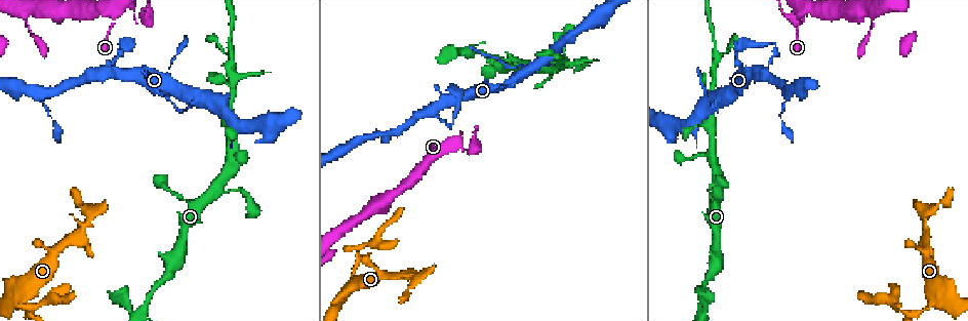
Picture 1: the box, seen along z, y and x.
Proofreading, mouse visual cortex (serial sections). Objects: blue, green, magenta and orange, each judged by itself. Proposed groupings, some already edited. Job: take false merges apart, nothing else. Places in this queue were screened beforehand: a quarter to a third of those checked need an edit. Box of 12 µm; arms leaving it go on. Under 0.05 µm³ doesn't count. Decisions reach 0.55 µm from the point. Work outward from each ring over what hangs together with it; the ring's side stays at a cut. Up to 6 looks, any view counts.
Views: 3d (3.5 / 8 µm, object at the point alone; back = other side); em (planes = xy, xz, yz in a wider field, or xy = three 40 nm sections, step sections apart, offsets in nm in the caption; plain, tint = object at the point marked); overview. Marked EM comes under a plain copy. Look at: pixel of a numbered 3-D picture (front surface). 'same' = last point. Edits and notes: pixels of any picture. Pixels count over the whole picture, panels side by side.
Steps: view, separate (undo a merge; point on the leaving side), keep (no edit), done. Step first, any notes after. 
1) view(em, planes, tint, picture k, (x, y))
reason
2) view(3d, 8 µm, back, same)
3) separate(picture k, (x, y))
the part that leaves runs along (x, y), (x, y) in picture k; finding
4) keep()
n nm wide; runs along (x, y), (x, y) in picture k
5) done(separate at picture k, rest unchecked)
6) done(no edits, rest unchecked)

view(3d, 8 µm, back, picture 1, (111, 24))
abrupt turn

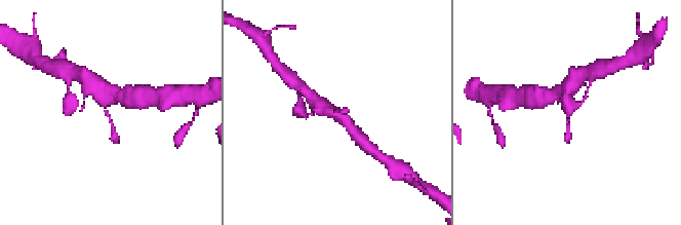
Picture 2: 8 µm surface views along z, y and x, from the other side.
view(3d, 3.5 µm, picture 2, (333, 112))
closer look

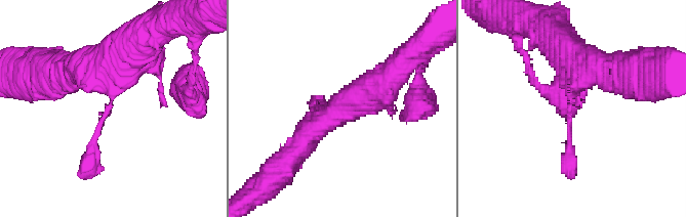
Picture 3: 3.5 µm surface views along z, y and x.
view(em, planes, tint, picture 3, (569, 99))
now the EM

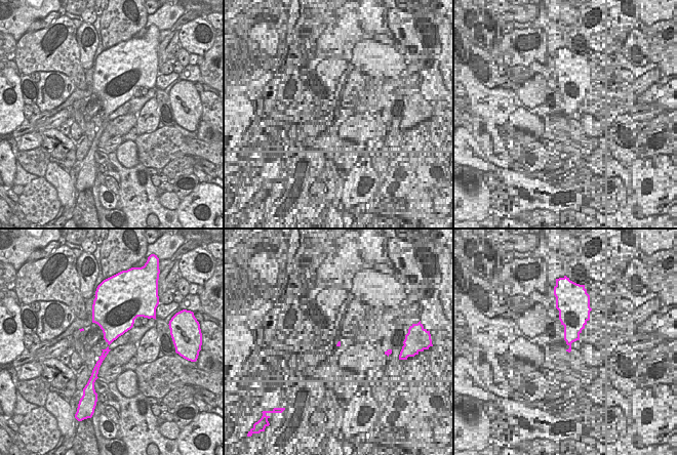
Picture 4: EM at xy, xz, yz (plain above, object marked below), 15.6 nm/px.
keep()
runs along (568, 163), (570, 90), (605, 72) in picture 3; continuous, no second cell

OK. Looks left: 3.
view(3d, 3.5 µm, picture 1, (377, 134))
calibre changes

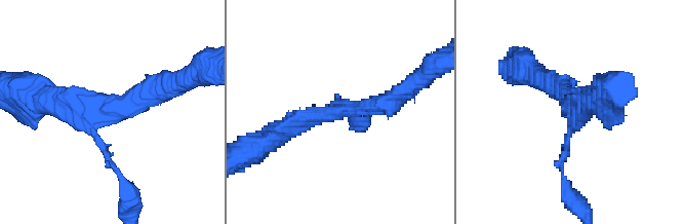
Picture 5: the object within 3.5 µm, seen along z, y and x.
view(em, planes, tint, picture 5, (338, 109))
3 arms; arms of 100, 300, 300 nm

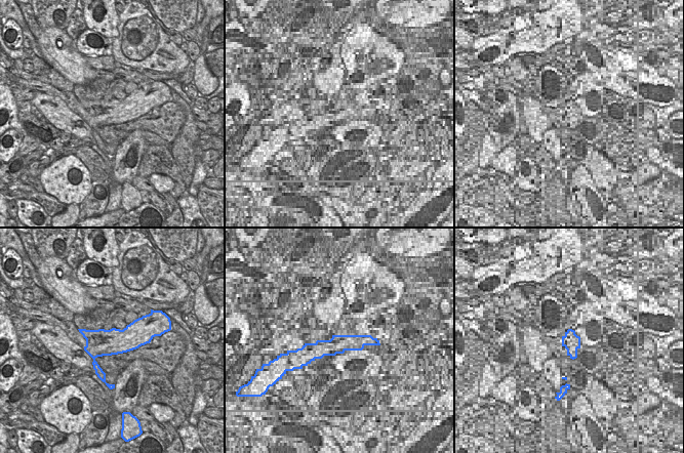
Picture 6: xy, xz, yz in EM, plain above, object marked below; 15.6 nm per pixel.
keep()
runs along (398, 95), (275, 134) in picture 5; all the same cell

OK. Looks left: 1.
done(no edits, rest unchecked)

